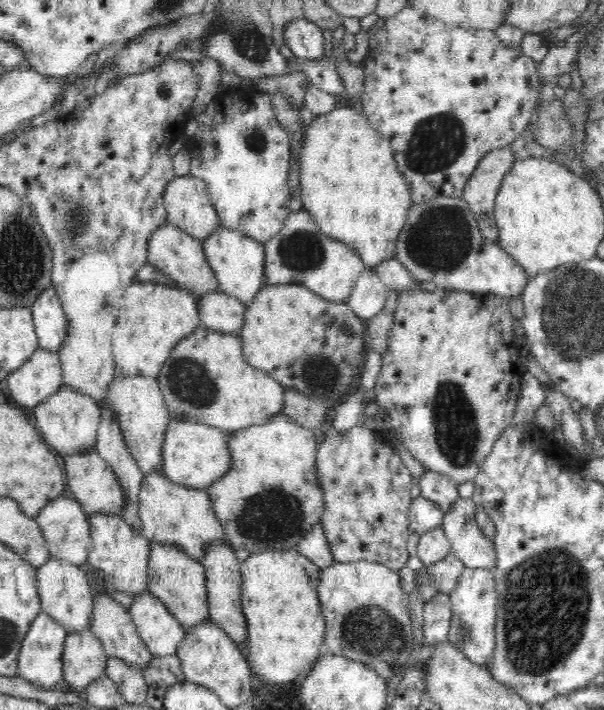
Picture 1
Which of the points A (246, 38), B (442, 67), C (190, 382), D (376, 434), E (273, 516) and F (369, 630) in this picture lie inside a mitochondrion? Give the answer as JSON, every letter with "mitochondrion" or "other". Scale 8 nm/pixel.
{"A":"mitochondrion","B":"other","C":"mitochondrion","D":"other","E":"mitochondrion","F":"mitochondrion"}

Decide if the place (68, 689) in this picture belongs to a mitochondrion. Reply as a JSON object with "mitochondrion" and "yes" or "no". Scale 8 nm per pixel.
{"mitochondrion":"no"}

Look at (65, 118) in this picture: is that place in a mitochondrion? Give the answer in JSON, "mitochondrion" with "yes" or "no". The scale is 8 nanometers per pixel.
{"mitochondrion":"no"}

